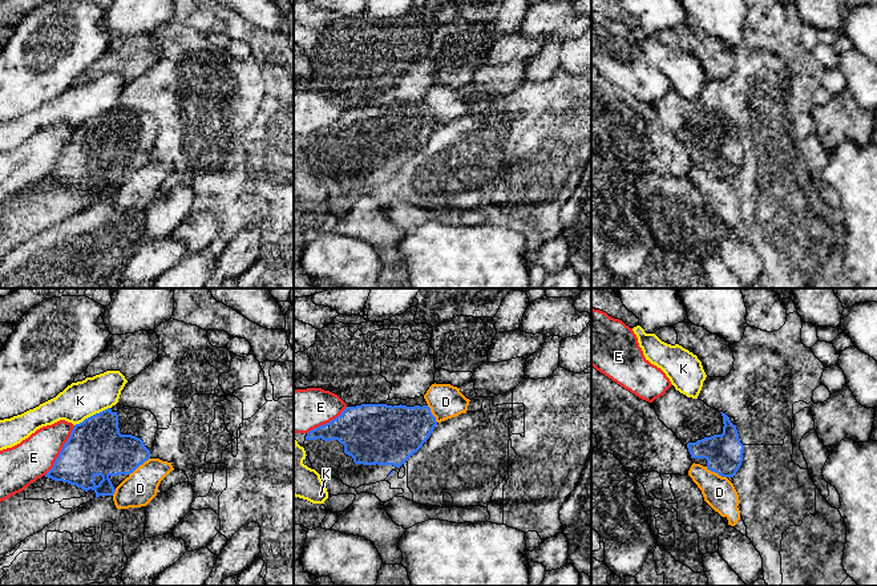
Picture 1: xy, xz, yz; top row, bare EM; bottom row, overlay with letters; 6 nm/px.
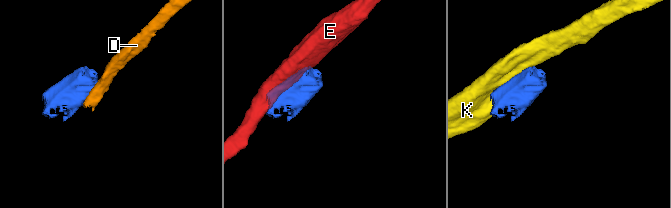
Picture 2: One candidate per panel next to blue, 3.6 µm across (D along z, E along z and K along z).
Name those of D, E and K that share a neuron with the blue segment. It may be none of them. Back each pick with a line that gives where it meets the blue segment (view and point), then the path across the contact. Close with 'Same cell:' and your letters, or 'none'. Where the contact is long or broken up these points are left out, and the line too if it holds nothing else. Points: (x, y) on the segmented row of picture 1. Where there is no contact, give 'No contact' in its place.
Same cell: none

